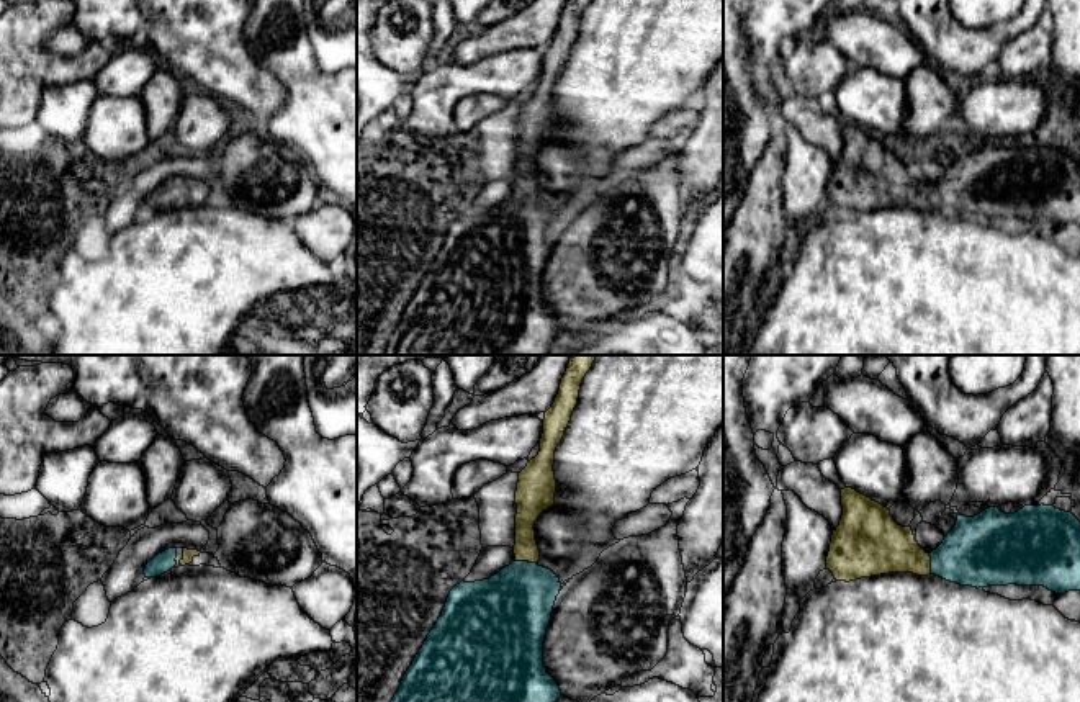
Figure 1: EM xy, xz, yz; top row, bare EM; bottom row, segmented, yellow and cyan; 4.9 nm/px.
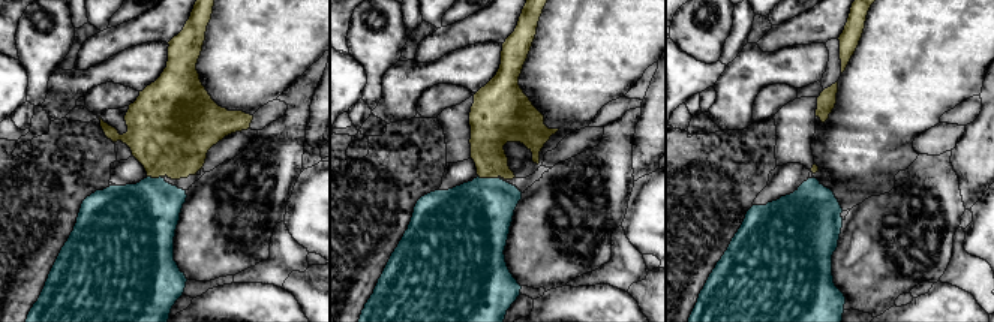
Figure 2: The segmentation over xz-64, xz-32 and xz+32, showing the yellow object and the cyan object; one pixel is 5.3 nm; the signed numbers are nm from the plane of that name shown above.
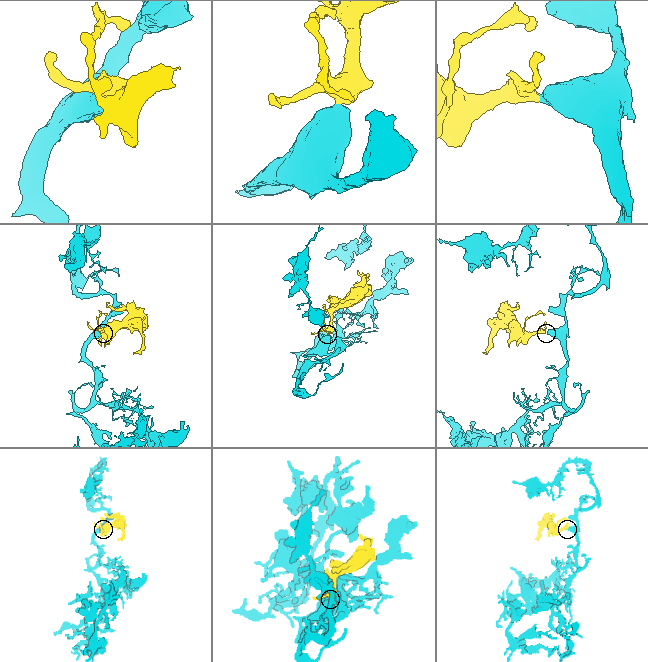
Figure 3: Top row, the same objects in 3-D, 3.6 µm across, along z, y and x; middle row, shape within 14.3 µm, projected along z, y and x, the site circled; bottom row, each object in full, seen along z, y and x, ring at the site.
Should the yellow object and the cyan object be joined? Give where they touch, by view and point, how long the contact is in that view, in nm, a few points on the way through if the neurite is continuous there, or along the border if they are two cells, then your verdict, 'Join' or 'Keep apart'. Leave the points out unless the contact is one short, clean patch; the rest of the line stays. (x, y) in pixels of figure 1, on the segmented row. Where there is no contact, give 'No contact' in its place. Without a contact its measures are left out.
Touches yellow at xz (526, 560). Shared border 110 nm. Path across: xz (529, 509), (526, 516), (526, 560), (524, 591), (512, 609). Join

